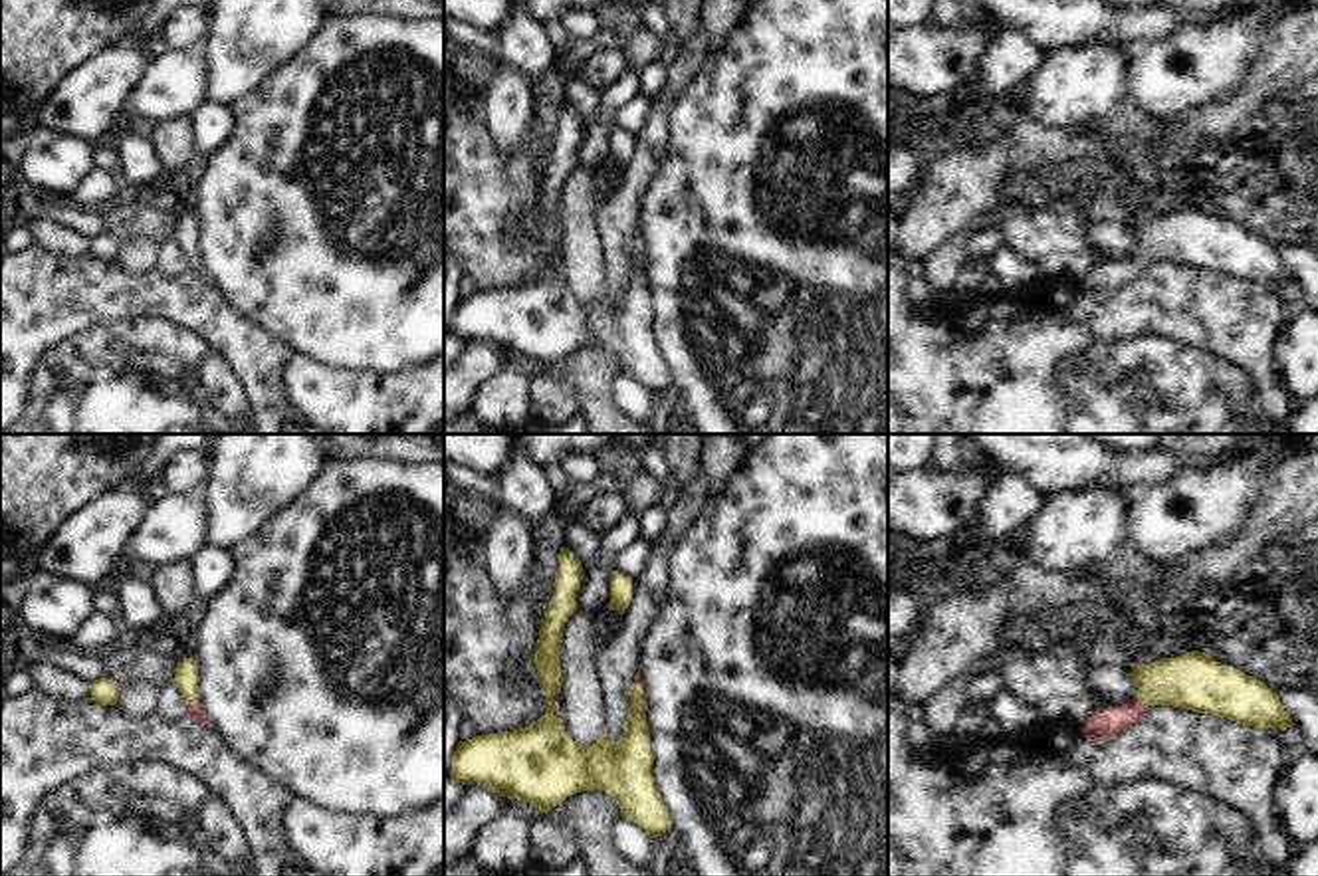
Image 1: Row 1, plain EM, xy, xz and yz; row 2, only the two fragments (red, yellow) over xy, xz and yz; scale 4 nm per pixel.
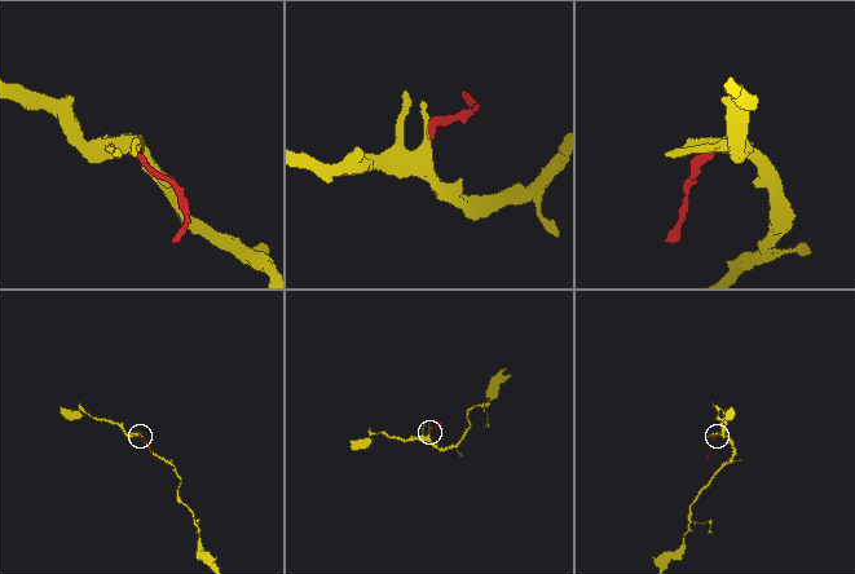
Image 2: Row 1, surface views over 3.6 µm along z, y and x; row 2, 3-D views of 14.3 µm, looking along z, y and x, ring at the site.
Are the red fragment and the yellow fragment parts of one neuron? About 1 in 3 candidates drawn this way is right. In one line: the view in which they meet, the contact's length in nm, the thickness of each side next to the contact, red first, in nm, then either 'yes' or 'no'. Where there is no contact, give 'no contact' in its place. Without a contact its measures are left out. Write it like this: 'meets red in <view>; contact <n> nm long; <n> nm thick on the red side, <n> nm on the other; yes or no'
meets red in yz; contact 50 nm long; 120 nm thick on the red side, 240 nm on the other; yes

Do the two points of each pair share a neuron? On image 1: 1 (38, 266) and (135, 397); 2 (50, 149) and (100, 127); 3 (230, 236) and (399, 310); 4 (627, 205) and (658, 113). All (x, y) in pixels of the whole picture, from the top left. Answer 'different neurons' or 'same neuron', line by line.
1: same neuron
2: different neurons
3: same neuron
4: same neuron

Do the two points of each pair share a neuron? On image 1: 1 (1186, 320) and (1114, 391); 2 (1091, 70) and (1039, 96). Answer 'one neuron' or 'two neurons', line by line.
1: one neuron
2: one neuron

